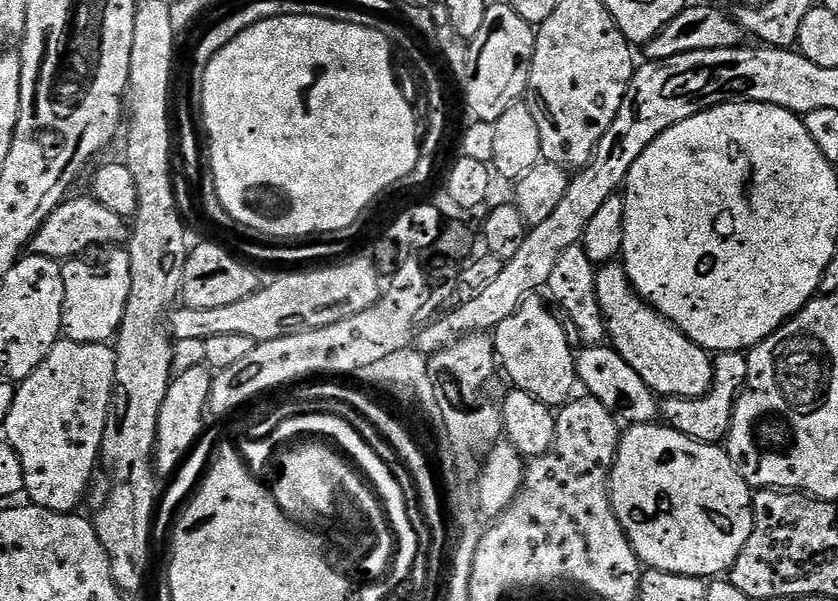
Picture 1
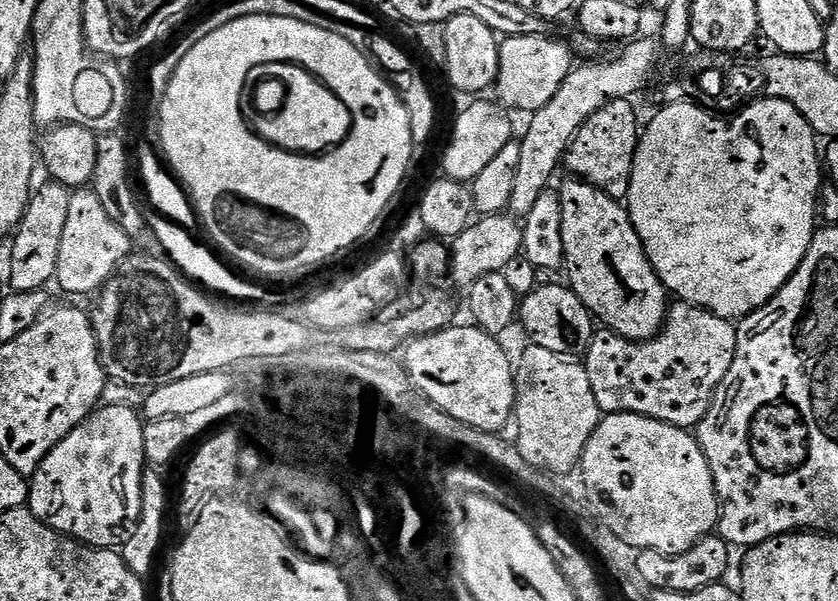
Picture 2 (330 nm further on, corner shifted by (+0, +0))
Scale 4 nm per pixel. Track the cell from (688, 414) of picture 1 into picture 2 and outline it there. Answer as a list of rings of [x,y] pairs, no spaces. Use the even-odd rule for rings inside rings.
[[[676,302],[669,307],[664,328],[655,340],[627,340],[617,332],[597,331],[588,347],[583,366],[588,371],[590,387],[601,413],[629,412],[666,422],[675,428],[695,429],[704,421],[722,378],[726,378],[726,370],[730,370],[734,362],[734,350],[738,346],[736,329],[733,321],[710,310]]]

